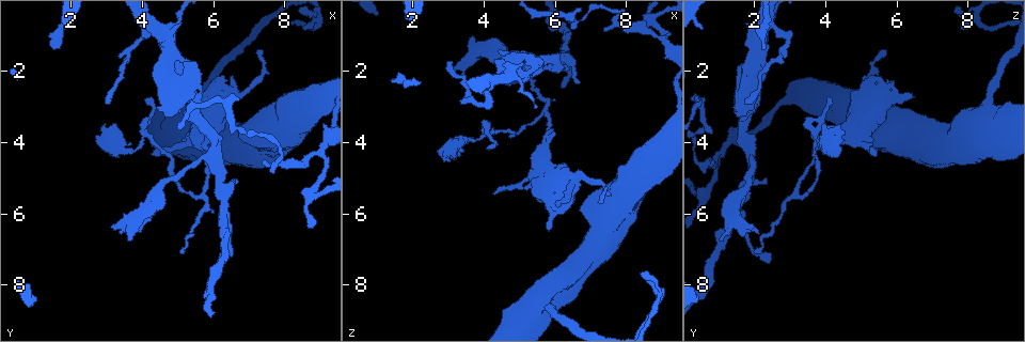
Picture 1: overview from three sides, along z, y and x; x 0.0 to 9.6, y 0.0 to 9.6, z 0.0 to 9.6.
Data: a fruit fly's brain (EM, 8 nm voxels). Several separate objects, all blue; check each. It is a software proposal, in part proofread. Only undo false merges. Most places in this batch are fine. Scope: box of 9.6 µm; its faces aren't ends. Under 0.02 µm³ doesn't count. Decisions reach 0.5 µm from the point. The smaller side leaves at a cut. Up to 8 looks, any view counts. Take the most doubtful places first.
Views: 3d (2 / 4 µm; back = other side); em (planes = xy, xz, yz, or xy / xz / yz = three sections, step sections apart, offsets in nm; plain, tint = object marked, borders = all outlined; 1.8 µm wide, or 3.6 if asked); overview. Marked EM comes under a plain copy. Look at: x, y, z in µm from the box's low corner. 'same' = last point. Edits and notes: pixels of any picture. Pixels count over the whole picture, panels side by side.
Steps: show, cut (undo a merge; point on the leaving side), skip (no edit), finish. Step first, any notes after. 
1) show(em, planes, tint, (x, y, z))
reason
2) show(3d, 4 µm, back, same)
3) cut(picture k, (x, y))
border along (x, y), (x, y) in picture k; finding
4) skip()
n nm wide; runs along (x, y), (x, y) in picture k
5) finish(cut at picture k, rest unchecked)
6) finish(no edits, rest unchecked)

show(3d, 4 µm, (6.20, 2.20, 5.75))
closes a loop

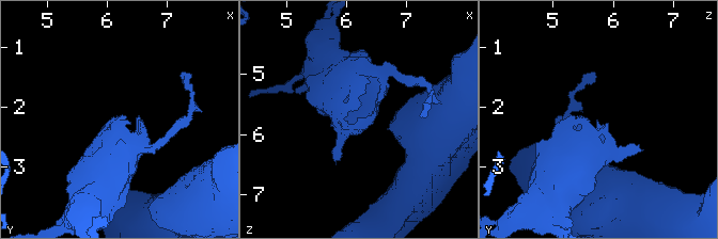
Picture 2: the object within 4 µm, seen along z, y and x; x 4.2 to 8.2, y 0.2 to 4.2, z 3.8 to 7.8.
show(em, planes, tint, (6.20, 2.25, 5.75))
now the EM

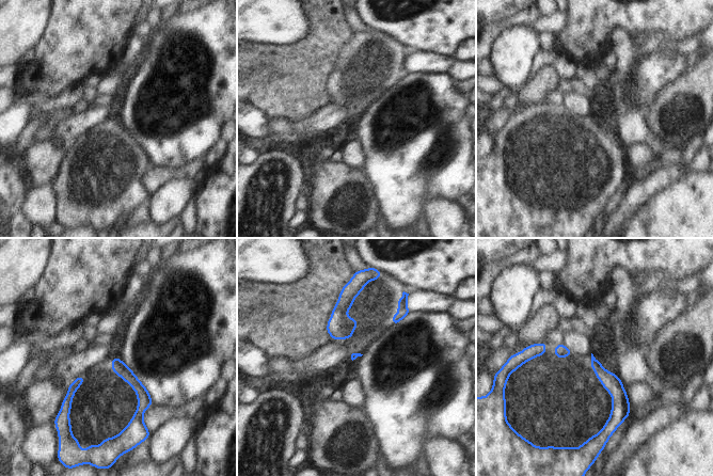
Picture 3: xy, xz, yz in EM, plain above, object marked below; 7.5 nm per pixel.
skip()
runs along (114, 360), (141, 391), (140, 417) in picture 3; all the same cell

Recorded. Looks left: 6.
show(em, yz, step 8, tint, (4.80, 2.50, 1.90))

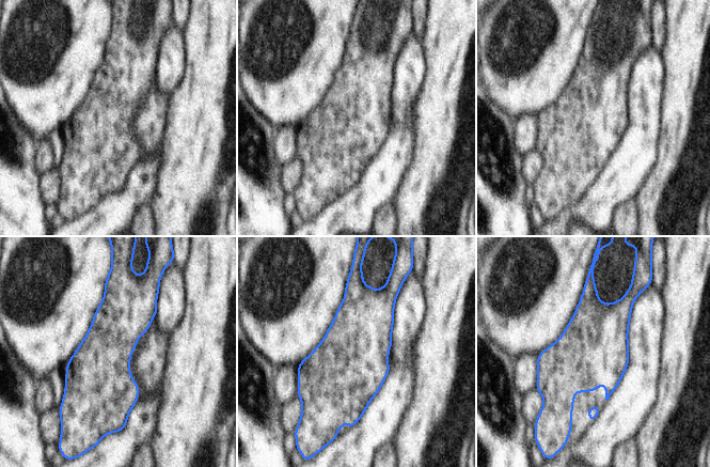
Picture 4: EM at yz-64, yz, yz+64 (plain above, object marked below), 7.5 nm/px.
show(em, planes, tint, same)
cut it another way

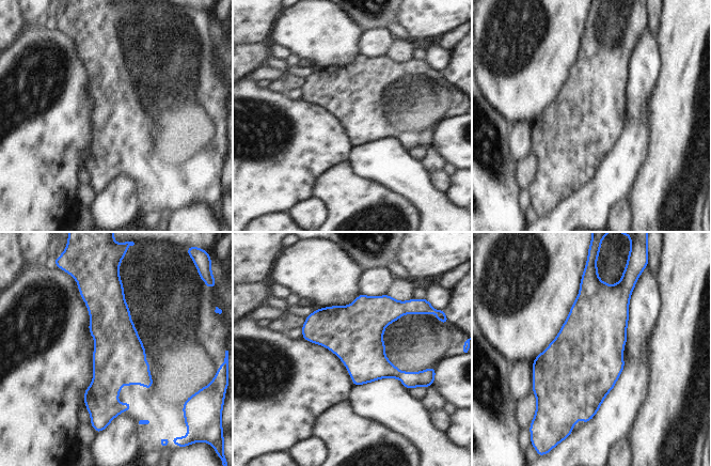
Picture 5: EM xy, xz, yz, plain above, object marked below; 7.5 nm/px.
skip()
one cell here

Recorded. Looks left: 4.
show(3d, 4 µm, (9.05, 4.25, 1.05))
three-way junction

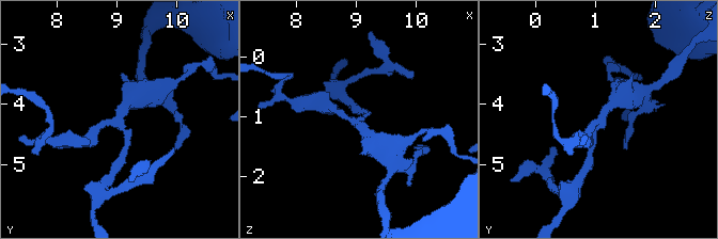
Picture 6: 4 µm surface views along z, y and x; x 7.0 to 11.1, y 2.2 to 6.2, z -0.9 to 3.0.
show(em, planes, tint, (9.00, 4.30, 1.10))
3 arms

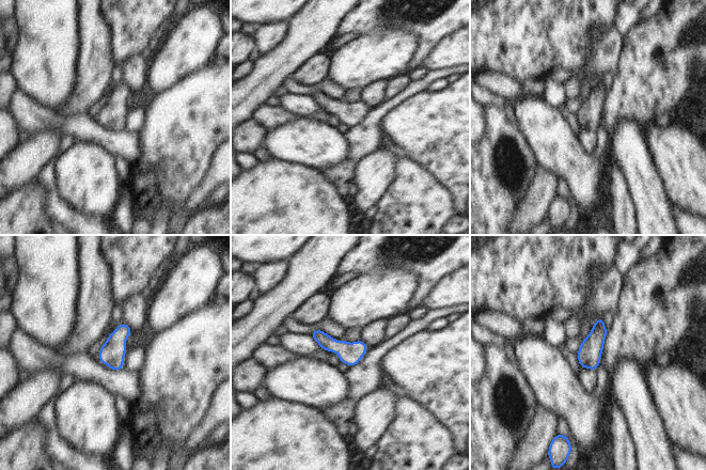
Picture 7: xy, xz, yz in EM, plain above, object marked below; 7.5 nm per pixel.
skip()
all the same cell

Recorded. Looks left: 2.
finish(no edits, rest unchecked)

